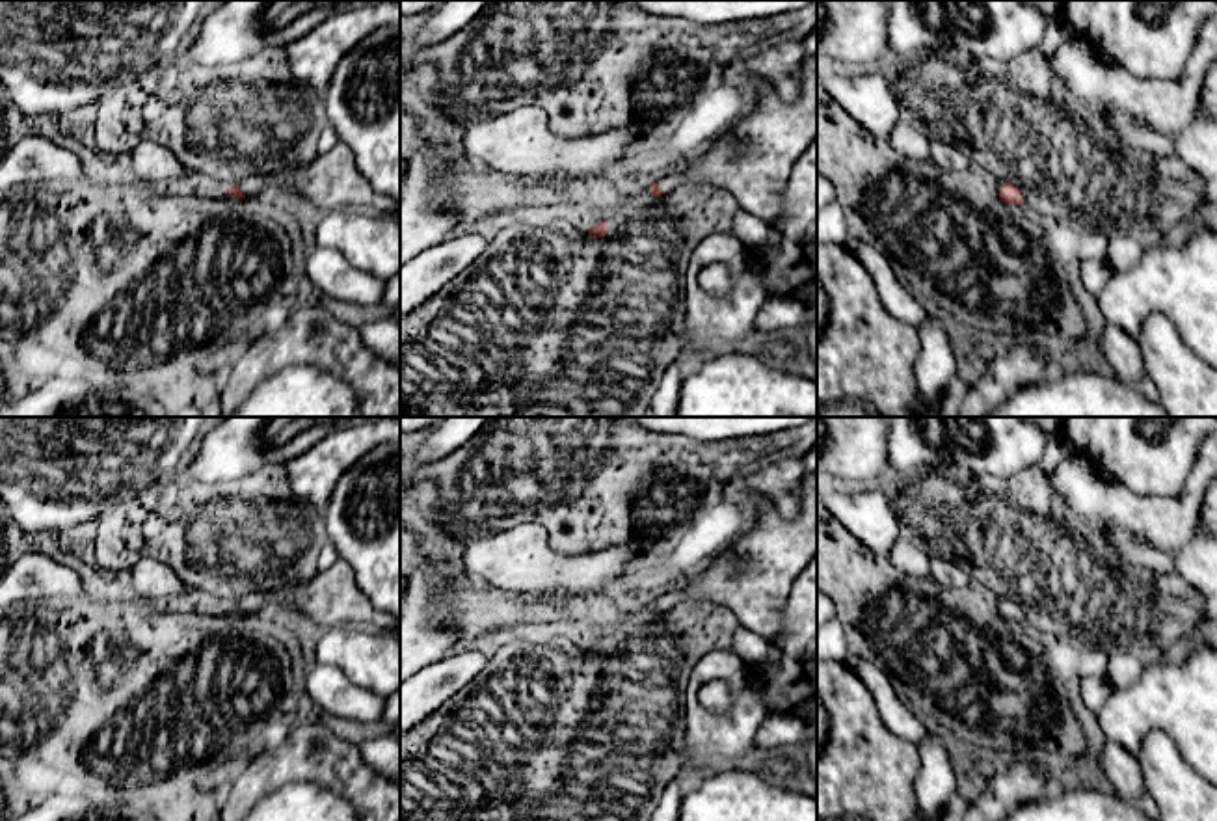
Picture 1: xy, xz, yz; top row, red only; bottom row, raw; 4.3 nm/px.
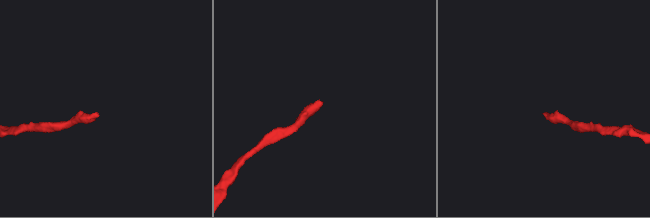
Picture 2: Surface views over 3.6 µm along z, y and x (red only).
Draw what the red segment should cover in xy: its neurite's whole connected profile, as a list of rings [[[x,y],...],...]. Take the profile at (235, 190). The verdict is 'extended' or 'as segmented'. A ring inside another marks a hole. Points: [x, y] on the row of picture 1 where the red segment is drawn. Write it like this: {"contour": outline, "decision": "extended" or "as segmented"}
{"contour": [[[344,143],[316,155],[307,166],[283,166],[272,173],[251,173],[238,184],[225,188],[225,192],[249,203],[259,201],[266,194],[300,197],[322,212],[339,209],[398,212],[393,199],[367,182],[352,149]]], "decision": "extended"}

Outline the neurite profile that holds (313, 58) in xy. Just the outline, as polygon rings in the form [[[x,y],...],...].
[[[380,0],[372,6],[329,17],[285,48],[292,76],[314,93],[326,95],[326,87],[342,56],[385,24],[400,26],[400,0]]]

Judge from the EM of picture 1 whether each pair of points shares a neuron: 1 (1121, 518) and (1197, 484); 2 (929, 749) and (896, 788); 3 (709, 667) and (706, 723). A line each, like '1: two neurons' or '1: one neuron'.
1: one neuron
2: two neurons
3: one neuron

